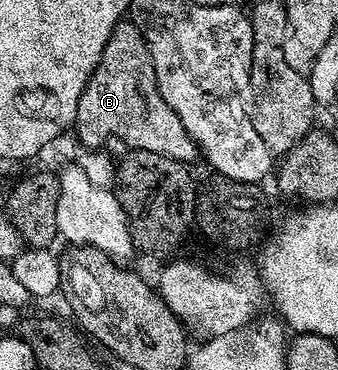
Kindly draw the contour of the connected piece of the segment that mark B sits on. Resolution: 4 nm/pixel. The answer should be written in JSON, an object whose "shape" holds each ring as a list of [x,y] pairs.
{"shape":[[[121,21],[113,29],[101,53],[101,61],[97,69],[93,69],[81,93],[81,101],[77,101],[73,131],[79,134],[82,146],[87,149],[102,148],[106,139],[120,139],[124,148],[161,153],[161,157],[173,157],[179,163],[191,165],[194,159],[200,158],[193,137],[189,137],[185,125],[181,125],[181,117],[177,117],[165,97],[161,97],[153,57],[149,57],[139,28],[130,21]]]}

